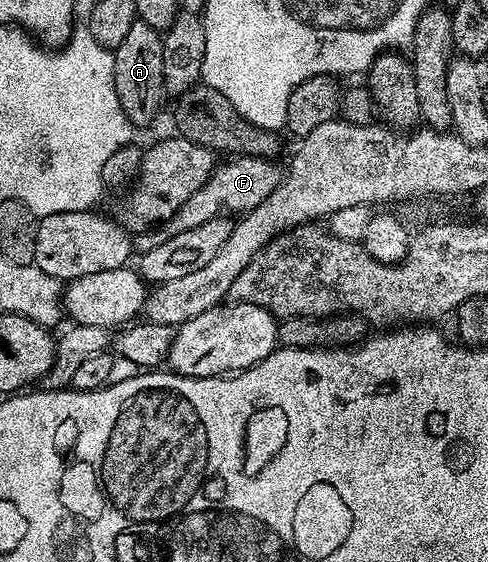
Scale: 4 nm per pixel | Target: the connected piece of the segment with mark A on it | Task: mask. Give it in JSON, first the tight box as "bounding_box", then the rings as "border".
{"bounding_box":[112,20,166,127],"border":[[[137,20],[130,27],[126,39],[118,43],[112,59],[112,85],[116,88],[118,103],[133,127],[148,125],[160,109],[160,100],[166,97],[162,75],[162,51],[164,39],[161,30],[150,27],[145,21]]]}

